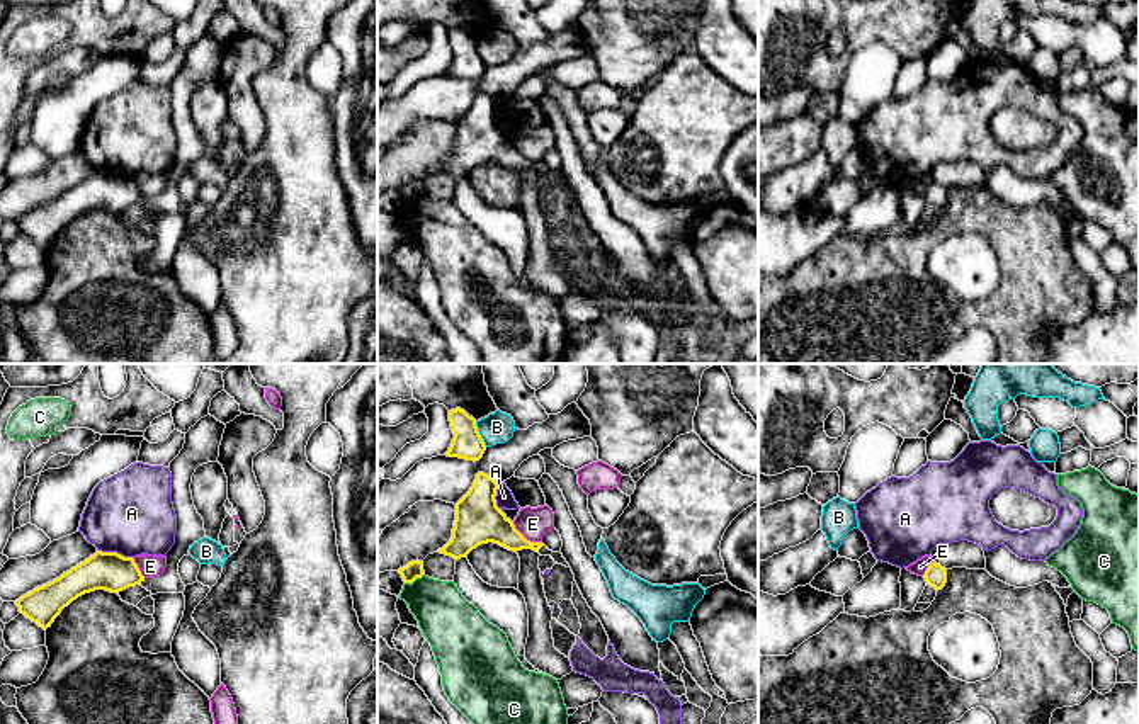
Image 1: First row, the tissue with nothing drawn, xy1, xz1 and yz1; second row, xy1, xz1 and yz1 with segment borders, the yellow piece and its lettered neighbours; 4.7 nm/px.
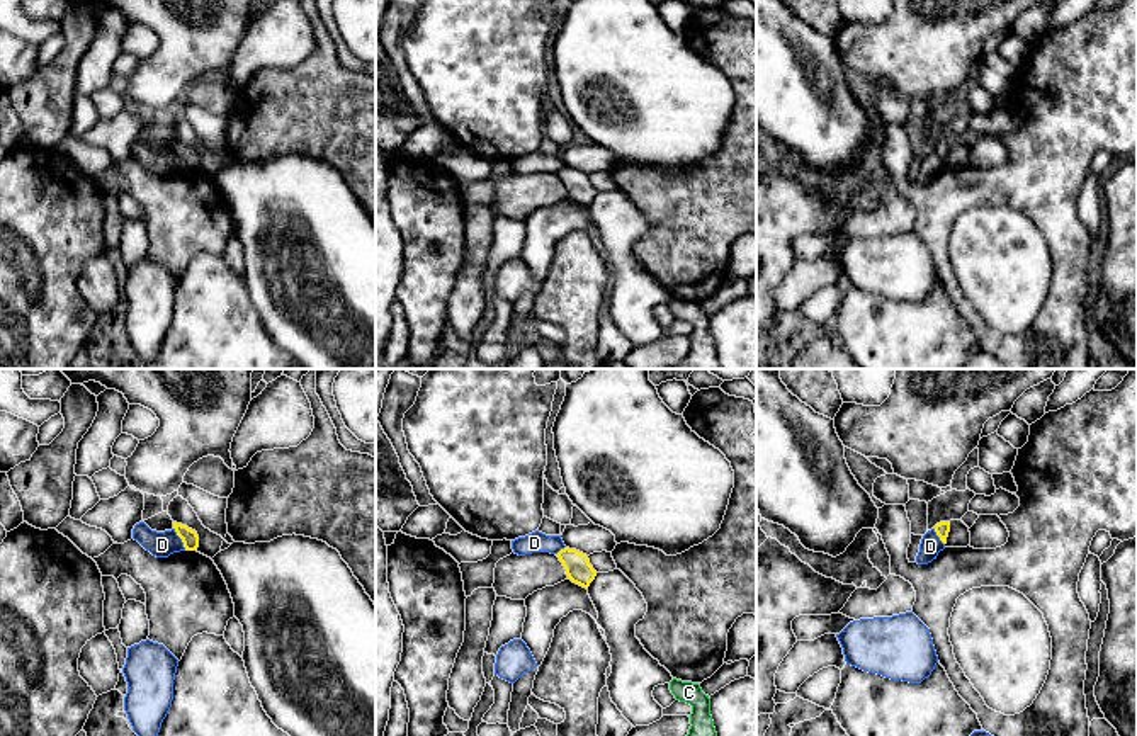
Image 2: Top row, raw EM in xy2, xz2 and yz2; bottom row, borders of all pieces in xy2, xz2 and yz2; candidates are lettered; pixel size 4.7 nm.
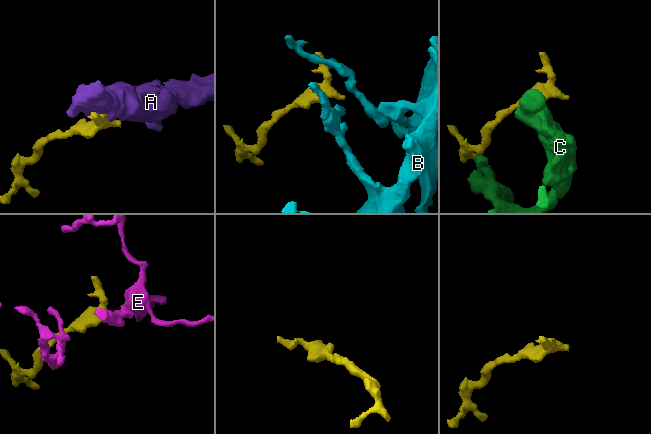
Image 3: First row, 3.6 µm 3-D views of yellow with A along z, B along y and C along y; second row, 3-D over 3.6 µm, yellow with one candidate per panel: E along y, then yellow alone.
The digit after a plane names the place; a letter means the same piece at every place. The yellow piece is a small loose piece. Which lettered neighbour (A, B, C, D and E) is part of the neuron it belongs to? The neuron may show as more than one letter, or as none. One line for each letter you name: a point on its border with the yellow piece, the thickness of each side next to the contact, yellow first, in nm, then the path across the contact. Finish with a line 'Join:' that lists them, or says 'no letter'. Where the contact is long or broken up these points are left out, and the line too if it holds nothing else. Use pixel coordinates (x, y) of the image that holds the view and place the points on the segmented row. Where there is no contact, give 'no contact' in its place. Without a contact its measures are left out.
Join: no letter

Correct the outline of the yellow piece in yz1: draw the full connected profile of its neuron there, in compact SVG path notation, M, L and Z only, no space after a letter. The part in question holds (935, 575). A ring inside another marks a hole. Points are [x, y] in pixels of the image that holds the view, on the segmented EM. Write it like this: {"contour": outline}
{"contour": "M932 563L925 574L923 574L926 585L933 586L937 591L942 590L947 583L947 569L942 568L937 563Z"}

